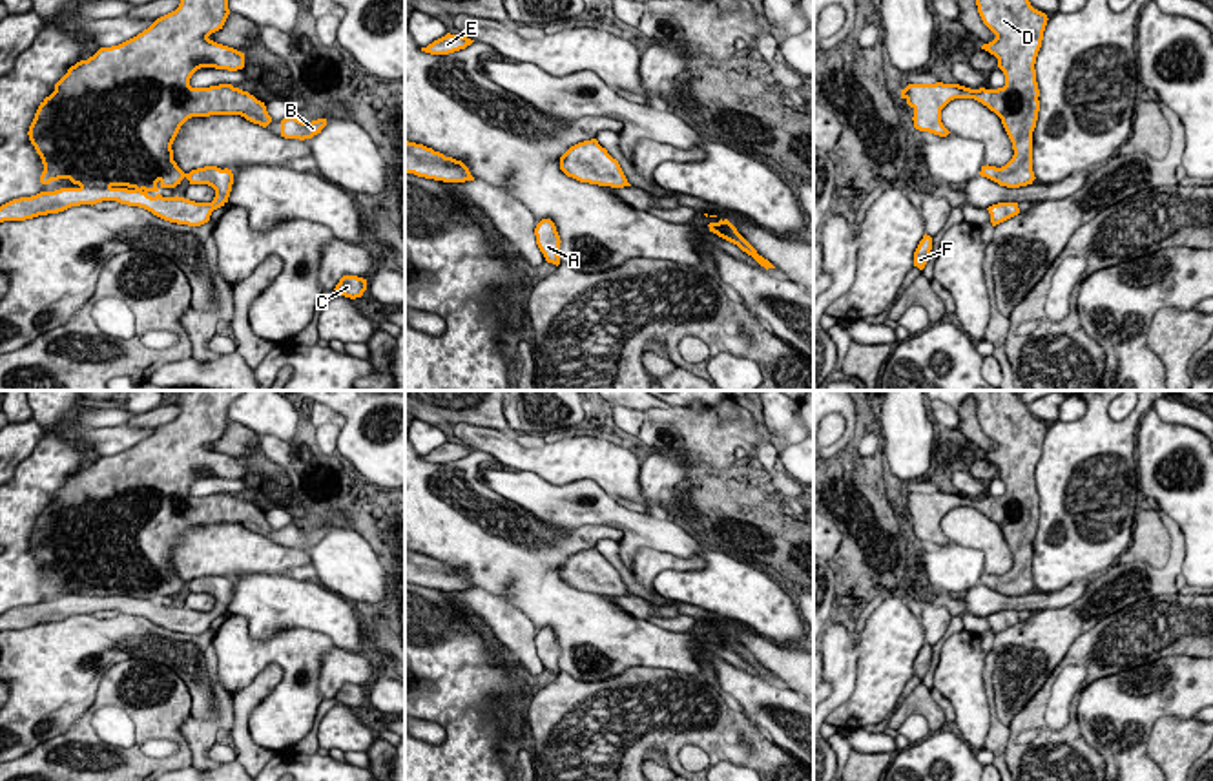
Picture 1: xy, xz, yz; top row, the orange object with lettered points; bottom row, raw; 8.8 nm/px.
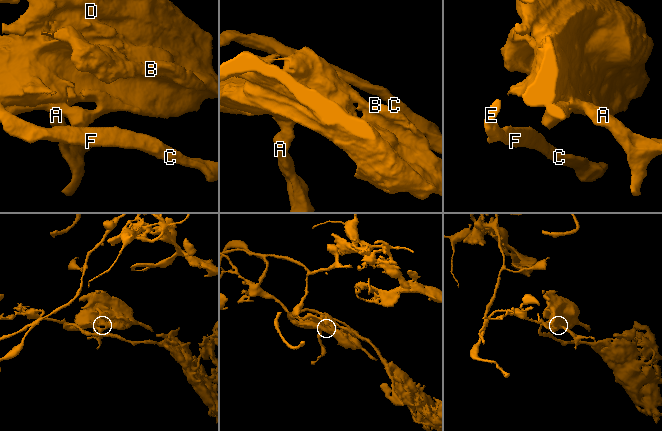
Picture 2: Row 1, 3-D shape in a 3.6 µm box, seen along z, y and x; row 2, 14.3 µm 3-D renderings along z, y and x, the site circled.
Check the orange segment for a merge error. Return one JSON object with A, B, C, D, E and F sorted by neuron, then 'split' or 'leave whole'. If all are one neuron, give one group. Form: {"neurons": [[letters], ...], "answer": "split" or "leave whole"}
{"neurons": [["A", "B", "C", "D", "E", "F"]], "answer": "leave whole"}

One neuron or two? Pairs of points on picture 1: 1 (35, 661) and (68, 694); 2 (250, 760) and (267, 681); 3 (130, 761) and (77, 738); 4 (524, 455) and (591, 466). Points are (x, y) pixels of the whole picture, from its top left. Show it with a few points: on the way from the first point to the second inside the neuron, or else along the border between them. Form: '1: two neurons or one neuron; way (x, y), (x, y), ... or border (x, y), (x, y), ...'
1: one neuron; way (42, 668), (61, 687)
2: one neuron; way (243, 739), (241, 710), (247, 701)
3: one neuron; way (117, 761), (101, 761), (90, 750)
4: one neuron; way (540, 460), (575, 460)

